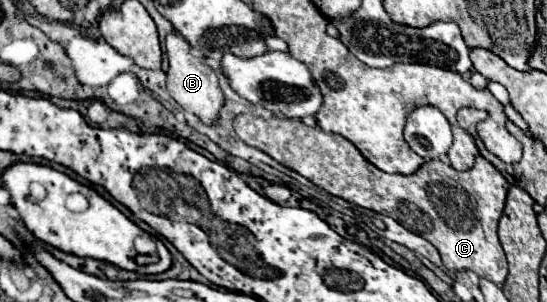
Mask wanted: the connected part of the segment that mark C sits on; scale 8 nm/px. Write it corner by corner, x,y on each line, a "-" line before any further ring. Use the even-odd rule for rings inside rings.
239,114
233,118
233,130
245,144
263,150
325,192
391,216
407,230
423,236
439,250
447,270
473,270
479,278
503,286
507,278
507,260
497,238
497,222
505,208
509,182
483,156
479,156
475,166
467,172
457,172
441,160
429,160
413,174
405,176
379,170
341,134
309,128
301,120
265,120
253,114

